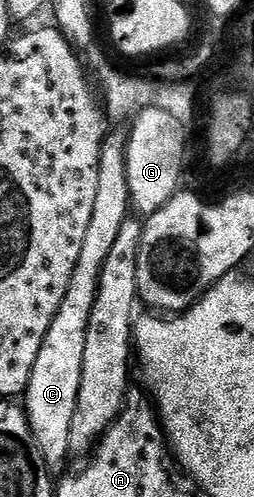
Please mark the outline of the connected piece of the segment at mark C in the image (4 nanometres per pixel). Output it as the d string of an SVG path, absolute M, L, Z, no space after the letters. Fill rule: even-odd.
M112 131L102 143L100 165L97 167L95 208L92 209L92 218L88 221L84 241L81 242L80 257L77 258L76 267L69 278L68 290L61 301L60 309L57 310L56 317L53 318L52 325L41 343L26 392L22 396L33 441L46 463L47 470L50 471L60 468L72 449L68 438L71 433L72 413L76 409L79 397L87 323L90 320L92 305L95 304L103 263L111 252L123 221L128 217L129 200L126 137L123 132L120 134Z

